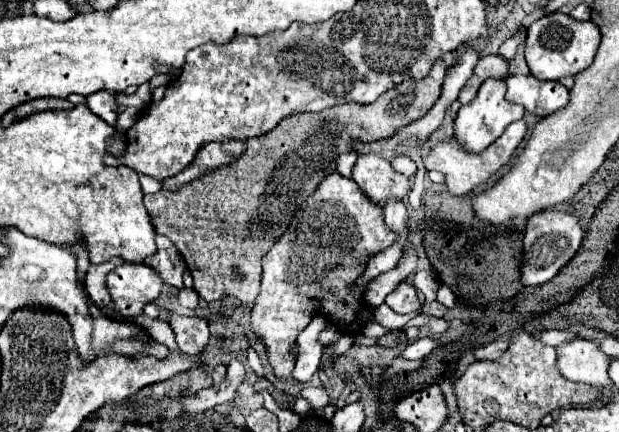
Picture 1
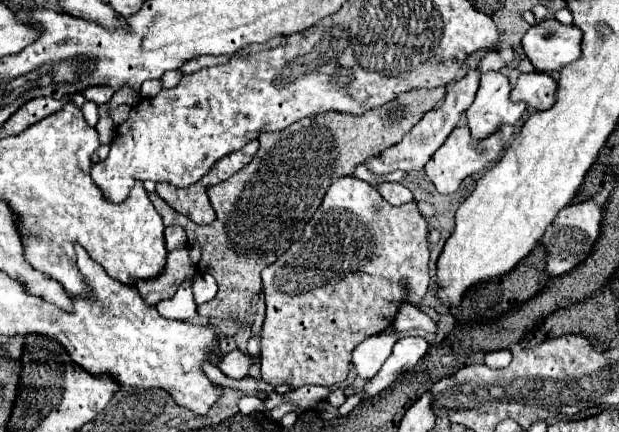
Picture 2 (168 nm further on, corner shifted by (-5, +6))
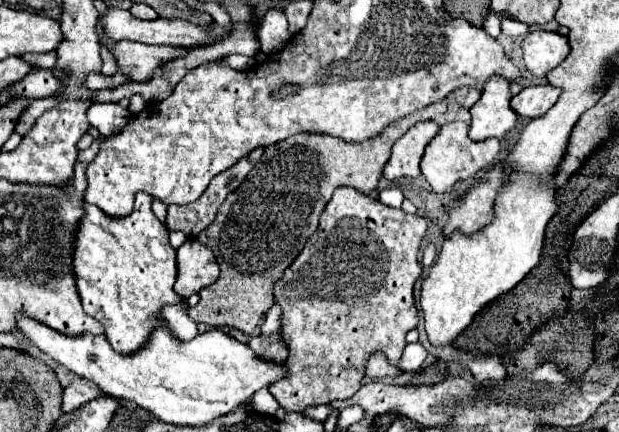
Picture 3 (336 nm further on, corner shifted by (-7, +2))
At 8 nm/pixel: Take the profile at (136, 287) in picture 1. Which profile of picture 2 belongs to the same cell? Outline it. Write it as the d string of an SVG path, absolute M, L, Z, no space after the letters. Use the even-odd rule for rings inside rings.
M181 248L181 250L173 250L167 256L167 264L165 270L161 270L161 274L149 282L137 282L137 290L141 294L141 298L149 304L157 304L161 300L171 298L179 284L195 274L195 266L199 262L201 254L195 248Z

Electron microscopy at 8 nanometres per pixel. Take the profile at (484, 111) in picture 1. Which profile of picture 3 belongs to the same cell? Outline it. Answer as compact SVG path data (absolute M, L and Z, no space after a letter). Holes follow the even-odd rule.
M501 76L491 78L485 84L485 90L477 104L469 108L471 112L471 140L487 140L487 138L503 138L517 122L517 114L511 110L511 88L509 82Z

